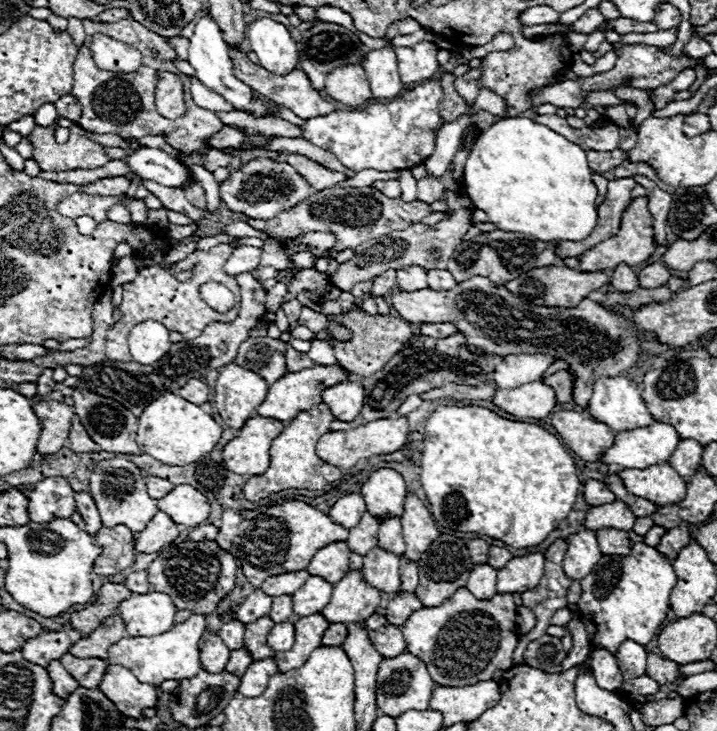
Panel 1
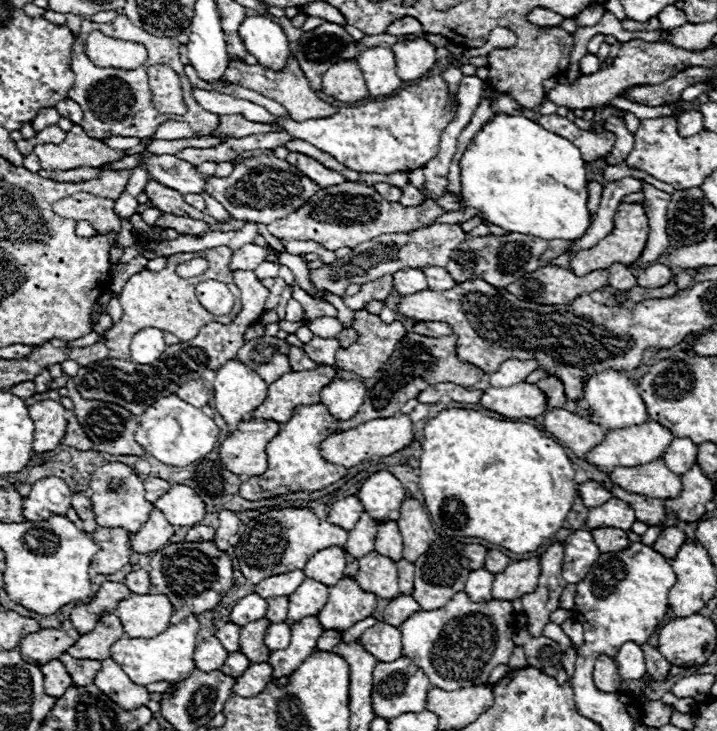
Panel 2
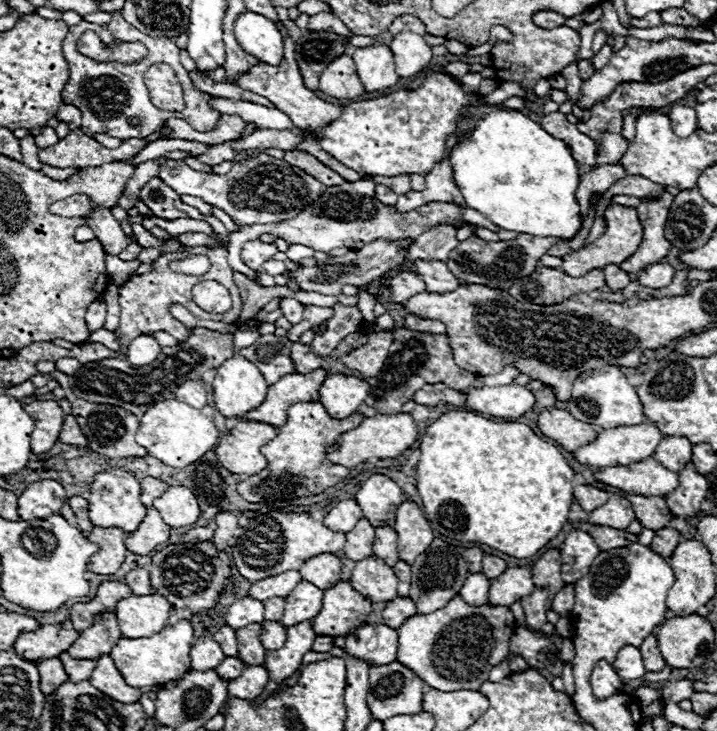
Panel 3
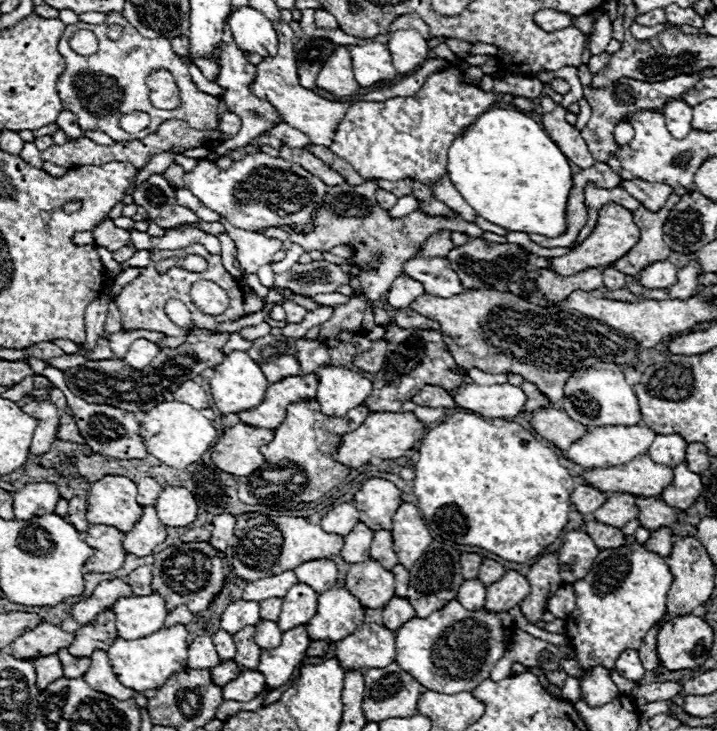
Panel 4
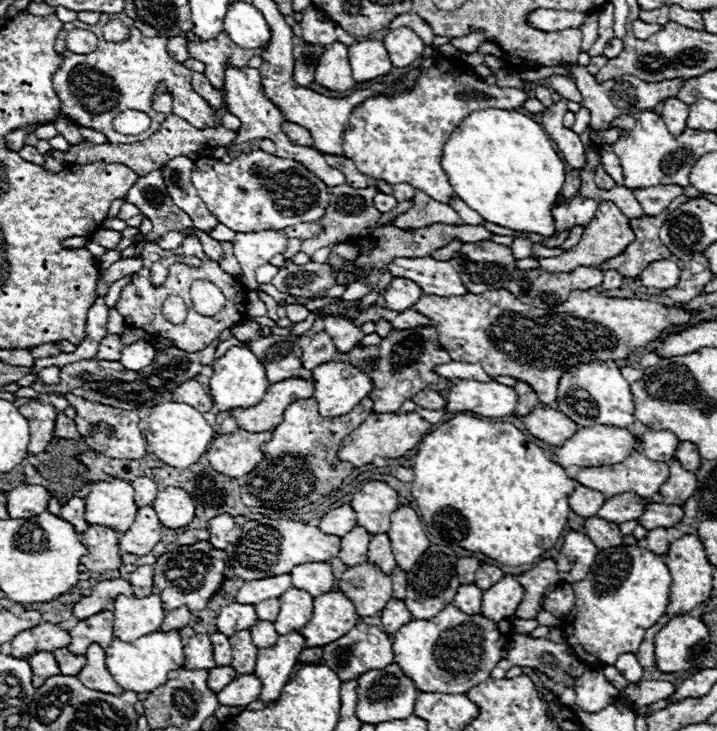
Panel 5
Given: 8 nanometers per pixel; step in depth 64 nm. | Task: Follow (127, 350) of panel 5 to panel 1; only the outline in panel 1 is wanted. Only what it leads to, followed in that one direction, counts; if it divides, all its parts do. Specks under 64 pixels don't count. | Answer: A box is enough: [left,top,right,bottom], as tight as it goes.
[128,322,172,364]

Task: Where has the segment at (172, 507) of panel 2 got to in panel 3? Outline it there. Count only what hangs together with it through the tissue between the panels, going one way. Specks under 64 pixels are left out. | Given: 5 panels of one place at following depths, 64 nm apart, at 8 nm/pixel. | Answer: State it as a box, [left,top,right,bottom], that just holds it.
[152,486,200,528]

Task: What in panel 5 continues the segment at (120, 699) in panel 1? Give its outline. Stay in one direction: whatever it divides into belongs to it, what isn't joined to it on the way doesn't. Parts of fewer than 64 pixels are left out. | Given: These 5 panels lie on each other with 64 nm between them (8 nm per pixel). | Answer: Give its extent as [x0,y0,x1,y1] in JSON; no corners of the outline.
[76,644,122,694]

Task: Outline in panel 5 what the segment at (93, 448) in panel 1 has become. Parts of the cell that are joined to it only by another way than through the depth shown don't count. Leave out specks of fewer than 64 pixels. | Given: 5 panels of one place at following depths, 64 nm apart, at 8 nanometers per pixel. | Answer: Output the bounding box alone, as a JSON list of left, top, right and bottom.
[54,412,80,438]

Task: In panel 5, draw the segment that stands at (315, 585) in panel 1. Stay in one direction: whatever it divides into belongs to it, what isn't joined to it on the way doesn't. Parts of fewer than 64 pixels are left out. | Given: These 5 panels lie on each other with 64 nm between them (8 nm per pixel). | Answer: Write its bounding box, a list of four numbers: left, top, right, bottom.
[274,588,312,636]

